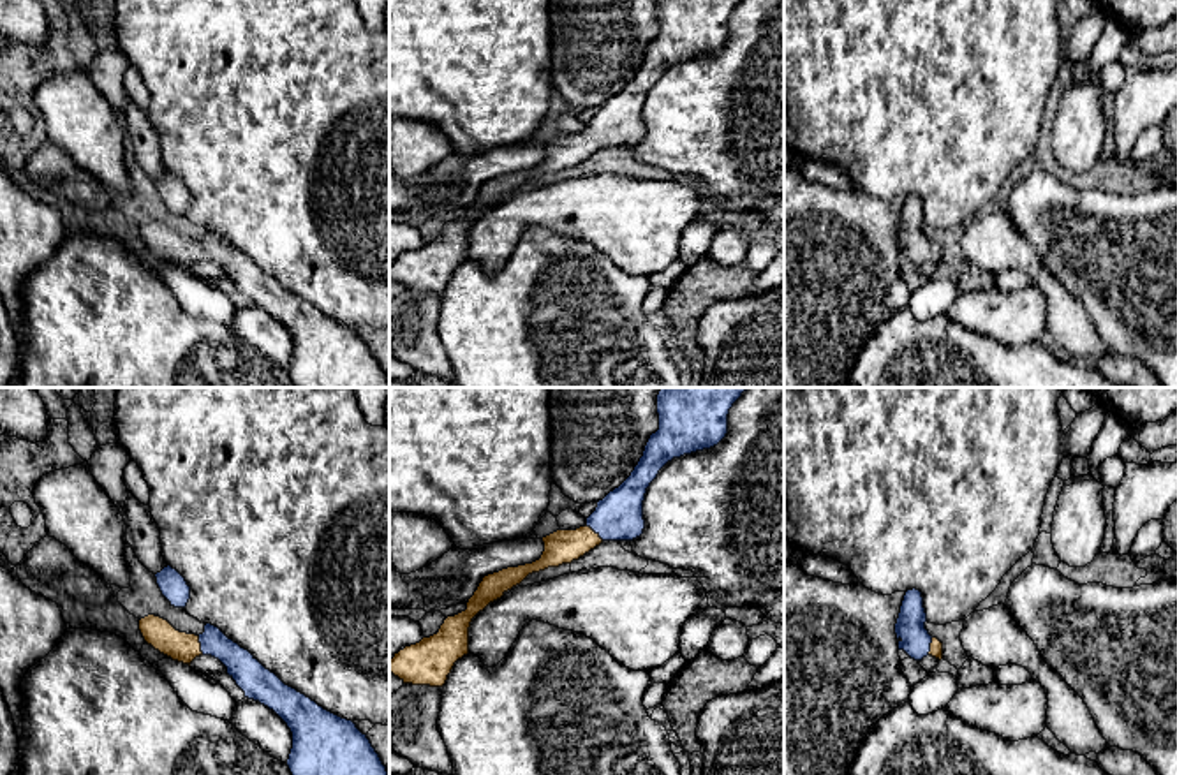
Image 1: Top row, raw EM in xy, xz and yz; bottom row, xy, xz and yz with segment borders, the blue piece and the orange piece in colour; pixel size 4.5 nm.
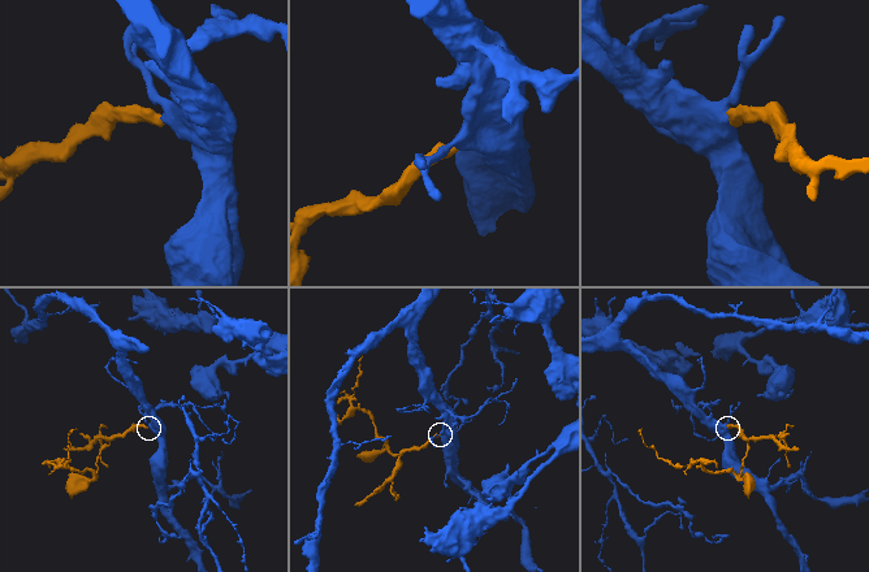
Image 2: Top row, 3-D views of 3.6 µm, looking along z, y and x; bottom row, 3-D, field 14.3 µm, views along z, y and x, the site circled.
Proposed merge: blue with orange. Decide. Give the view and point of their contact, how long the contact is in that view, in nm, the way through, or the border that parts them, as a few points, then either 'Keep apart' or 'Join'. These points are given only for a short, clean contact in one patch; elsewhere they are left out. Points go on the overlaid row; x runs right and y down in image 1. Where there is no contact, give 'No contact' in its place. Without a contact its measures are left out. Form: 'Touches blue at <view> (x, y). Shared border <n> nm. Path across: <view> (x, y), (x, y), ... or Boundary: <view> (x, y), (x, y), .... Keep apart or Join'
Touches blue at xy (201, 645). Shared border 90 nm. Path across: xy (247, 671), (219, 645), (201, 645), (182, 647). Join

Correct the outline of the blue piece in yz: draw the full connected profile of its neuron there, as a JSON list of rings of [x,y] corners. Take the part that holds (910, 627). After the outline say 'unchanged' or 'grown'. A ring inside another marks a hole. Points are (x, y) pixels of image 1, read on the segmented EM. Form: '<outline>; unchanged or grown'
[[[916,588],[907,590],[895,624],[899,650],[904,650],[914,661],[922,661],[927,655],[941,661],[943,643],[929,634],[925,622],[927,613],[922,592]]]; grown

